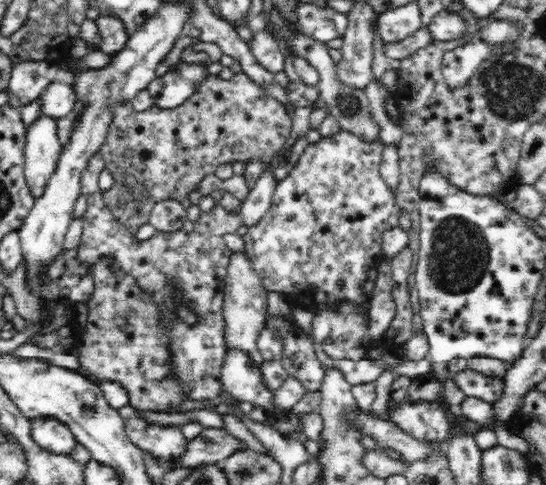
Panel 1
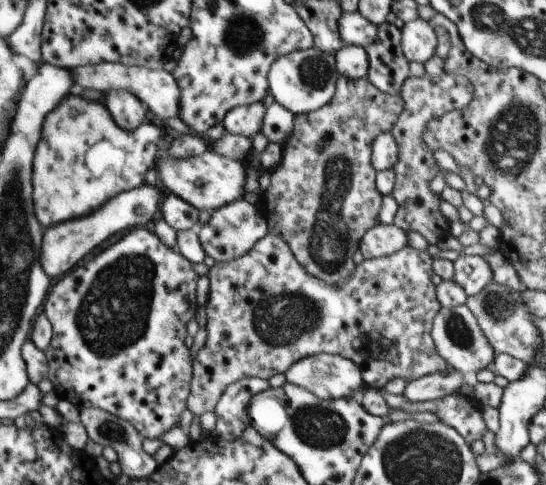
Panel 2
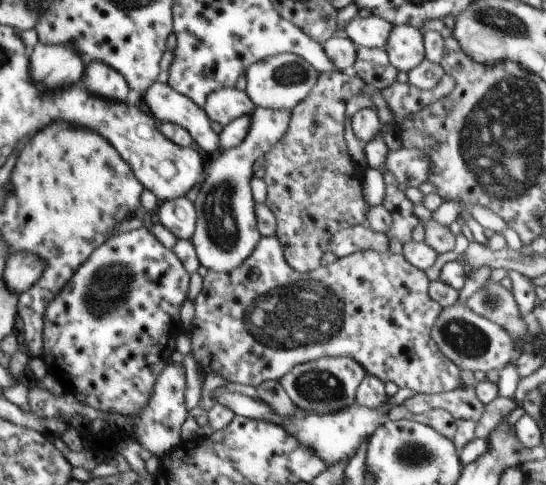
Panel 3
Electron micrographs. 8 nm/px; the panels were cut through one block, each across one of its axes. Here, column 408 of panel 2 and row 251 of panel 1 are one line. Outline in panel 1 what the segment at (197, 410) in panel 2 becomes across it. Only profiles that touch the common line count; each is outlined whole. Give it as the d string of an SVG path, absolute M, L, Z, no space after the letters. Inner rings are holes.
M341 129L340 132L334 133L332 136L321 136L317 143L308 144L302 154L298 156L298 160L294 160L294 167L290 168L290 172L286 172L286 176L282 176L282 180L277 181L270 208L266 210L262 220L258 220L258 224L250 226L243 236L245 242L244 253L253 264L255 272L261 277L261 281L268 292L282 292L288 298L292 298L292 302L302 304L304 309L308 309L314 314L318 314L322 308L334 307L339 304L353 304L356 308L361 308L365 312L365 318L368 318L367 313L373 297L374 284L382 261L382 235L391 229L388 218L398 211L395 205L395 191L388 186L388 183L384 182L382 175L380 175L380 162L382 162L382 152L385 145L382 140L365 141L362 140L362 137Z

